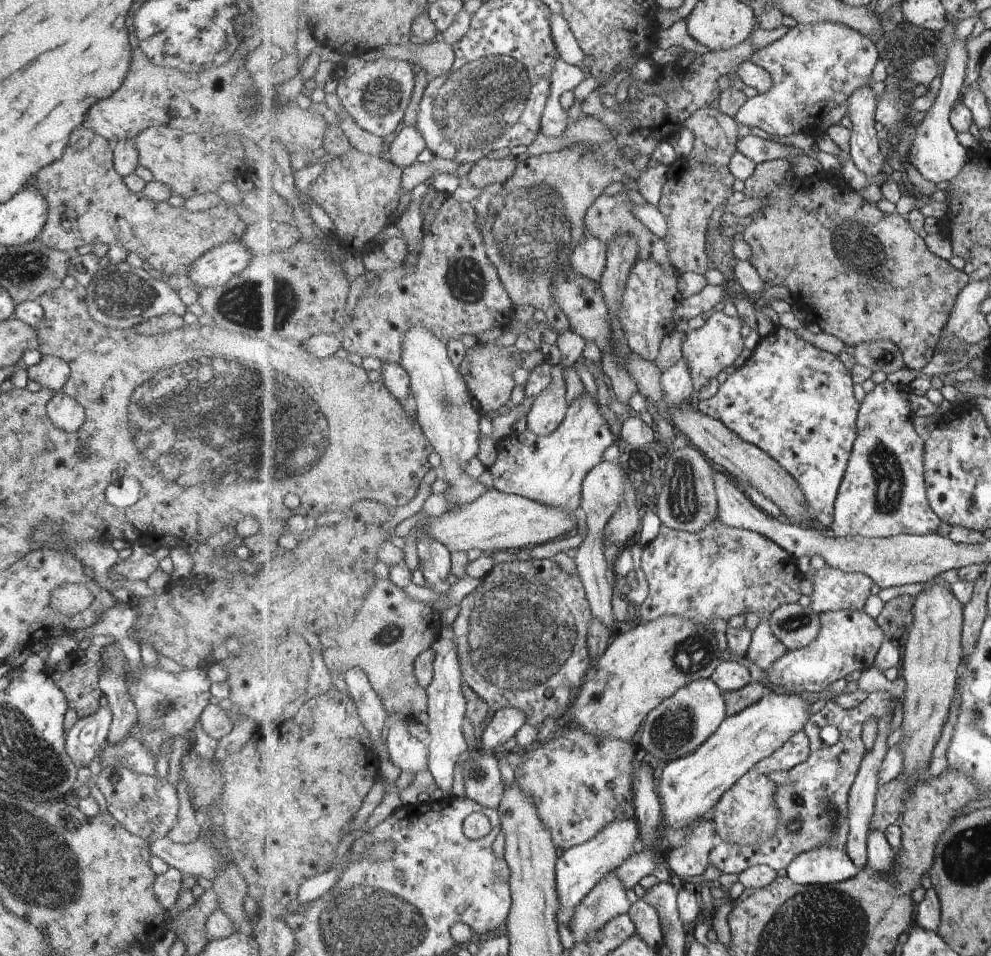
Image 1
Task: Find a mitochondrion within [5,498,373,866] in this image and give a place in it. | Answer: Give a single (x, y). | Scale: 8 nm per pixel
(159, 707)

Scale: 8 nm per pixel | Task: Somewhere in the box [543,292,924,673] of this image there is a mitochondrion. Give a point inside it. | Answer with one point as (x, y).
(888, 476)

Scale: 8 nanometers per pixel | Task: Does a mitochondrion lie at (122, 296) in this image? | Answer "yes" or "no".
yes

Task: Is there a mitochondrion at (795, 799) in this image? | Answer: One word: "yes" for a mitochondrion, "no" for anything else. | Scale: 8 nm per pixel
yes

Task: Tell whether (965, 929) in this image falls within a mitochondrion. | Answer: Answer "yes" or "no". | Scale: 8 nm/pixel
no

